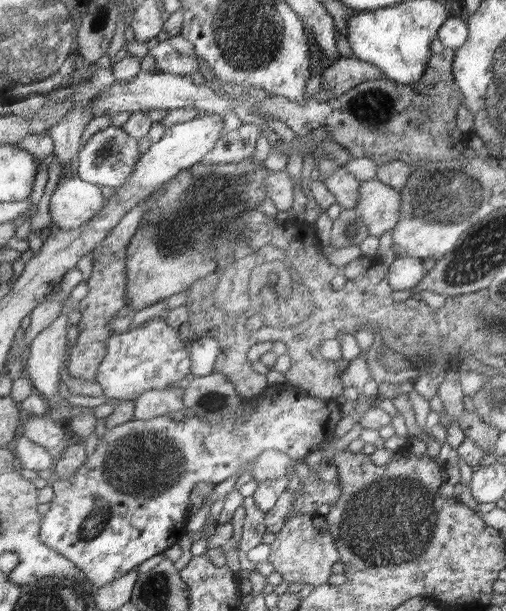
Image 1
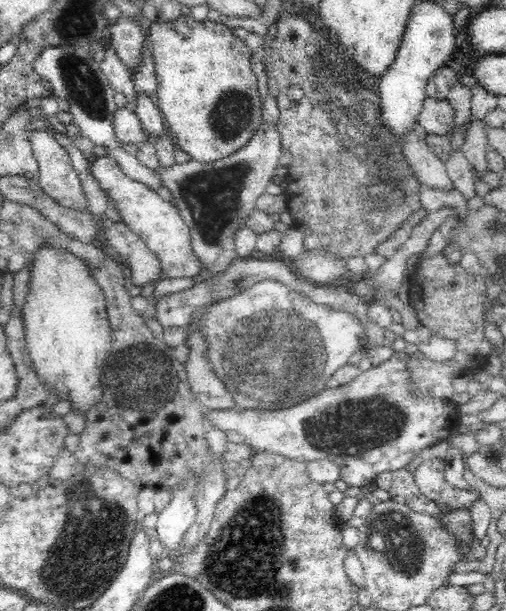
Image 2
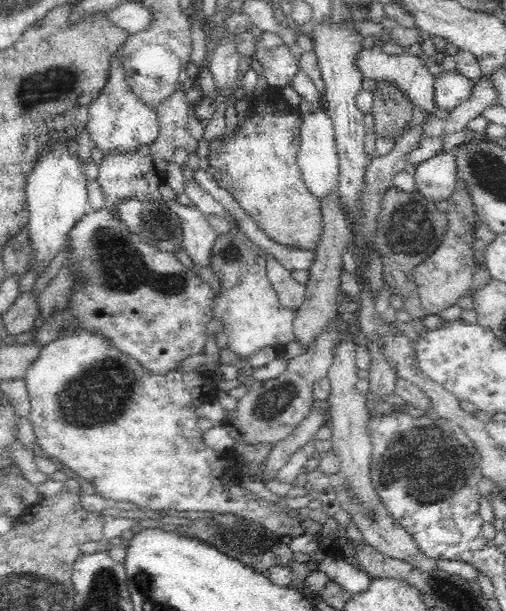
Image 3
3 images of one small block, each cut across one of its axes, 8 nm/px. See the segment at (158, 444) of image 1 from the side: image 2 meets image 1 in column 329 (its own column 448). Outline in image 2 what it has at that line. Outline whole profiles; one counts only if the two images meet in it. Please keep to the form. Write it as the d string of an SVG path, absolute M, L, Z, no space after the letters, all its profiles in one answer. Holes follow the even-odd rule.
M404 350L393 351L386 362L360 372L348 384L322 390L314 398L308 398L296 406L282 407L280 410L240 410L234 406L230 410L214 412L202 408L203 416L210 428L240 433L254 453L268 451L305 463L332 460L340 466L340 479L349 487L364 487L373 482L378 474L404 468L417 454L448 438L450 432L460 425L459 406L456 403L434 398L416 388L408 369L408 358Z

